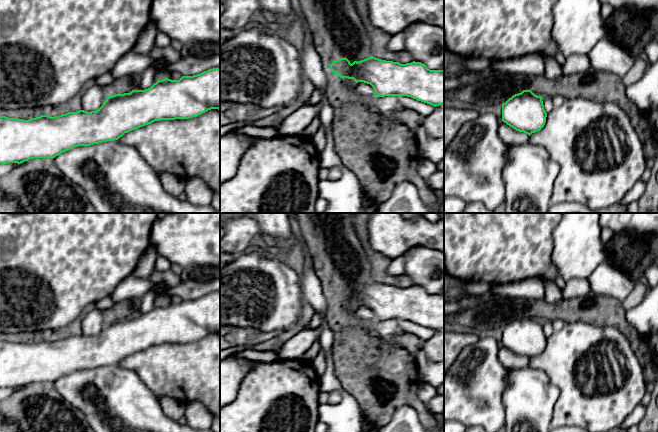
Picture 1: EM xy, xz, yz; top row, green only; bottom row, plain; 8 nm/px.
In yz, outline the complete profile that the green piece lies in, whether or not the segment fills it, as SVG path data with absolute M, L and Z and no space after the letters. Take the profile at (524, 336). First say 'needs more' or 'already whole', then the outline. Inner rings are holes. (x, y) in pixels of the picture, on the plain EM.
already whole; M523 314L502 328L502 345L529 360L544 351L546 341L542 321L531 314Z

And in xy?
already whole; M220 292L209 293L193 300L182 300L179 304L165 302L145 314L132 314L130 317L109 320L96 335L79 334L54 341L41 339L29 344L0 340L0 388L21 388L34 382L53 383L74 371L118 364L125 357L155 345L189 343L211 333L220 334Z

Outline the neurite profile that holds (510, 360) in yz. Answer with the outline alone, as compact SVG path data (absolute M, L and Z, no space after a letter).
M502 346L498 352L499 360L502 365L508 369L520 369L529 366L529 359L519 356Z

